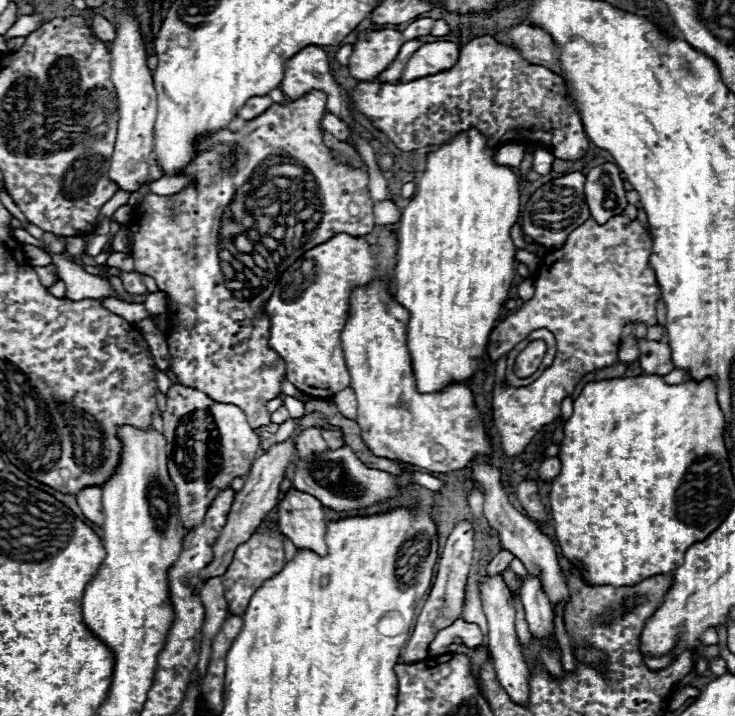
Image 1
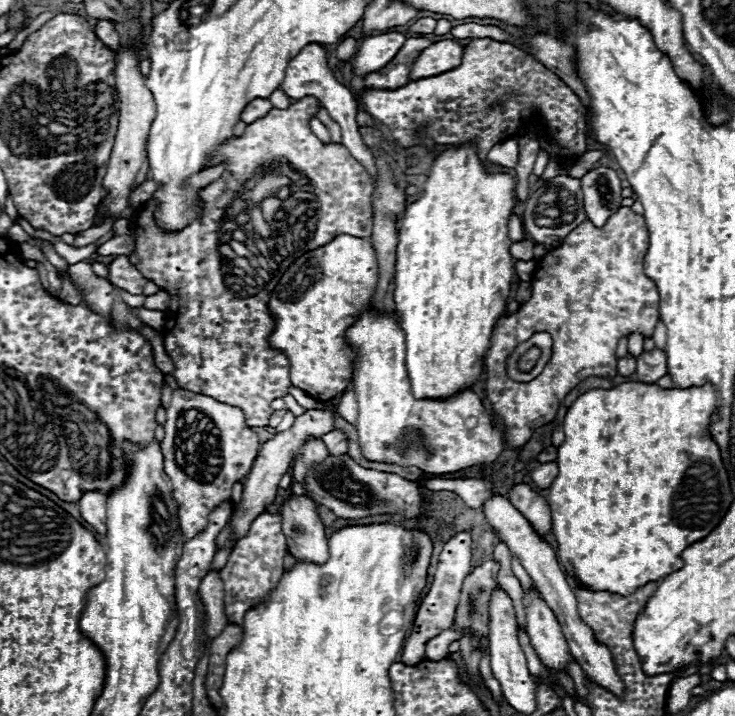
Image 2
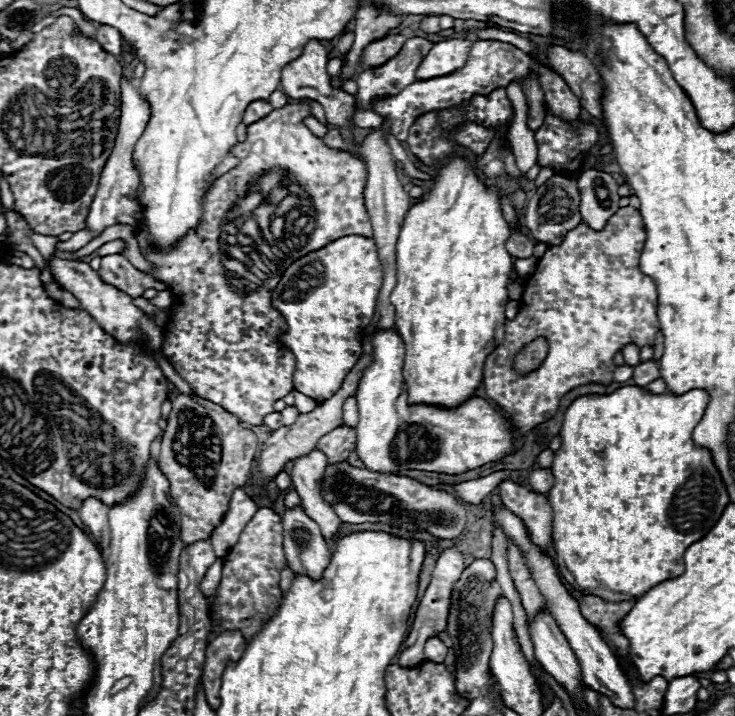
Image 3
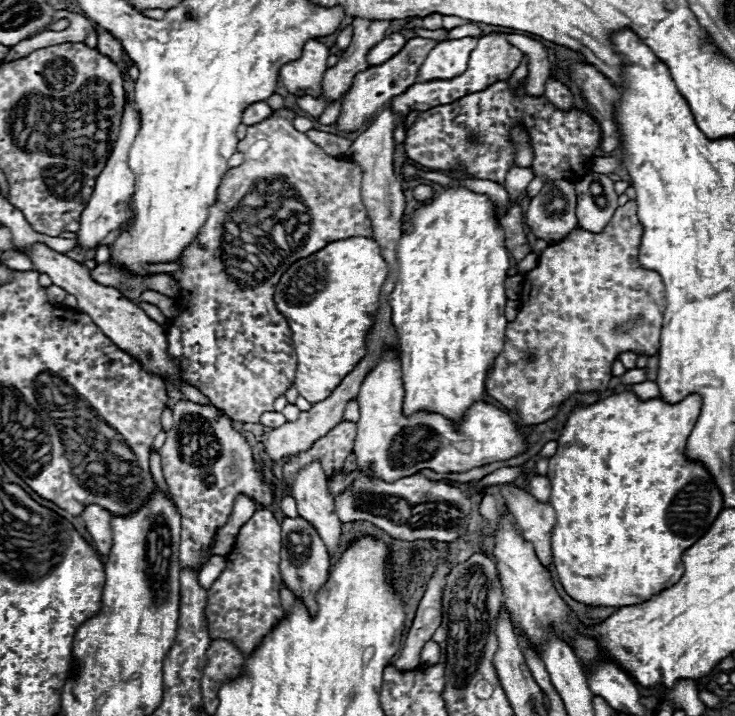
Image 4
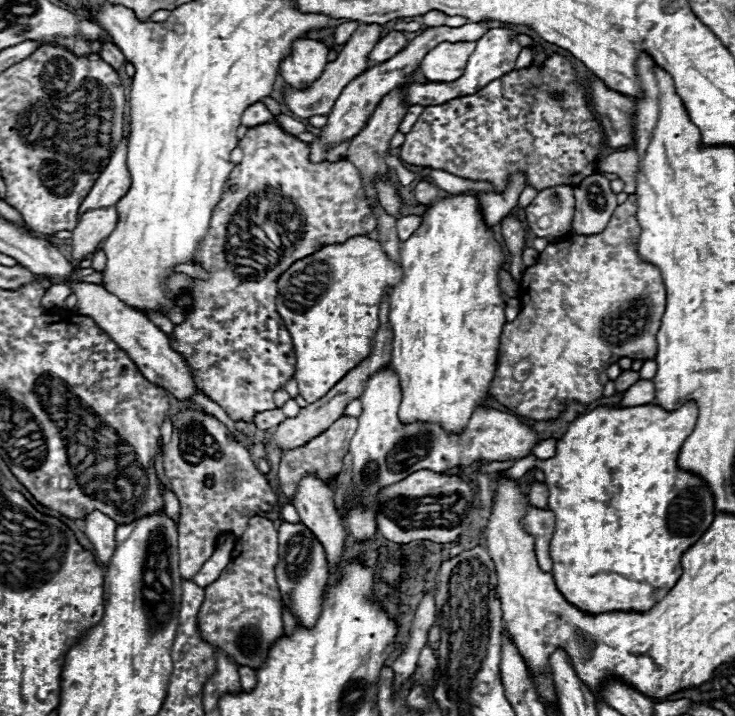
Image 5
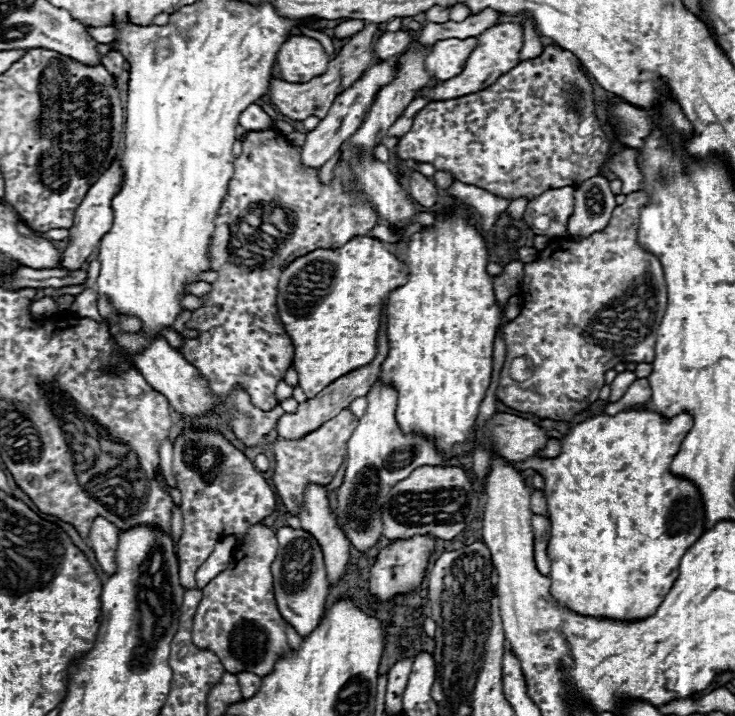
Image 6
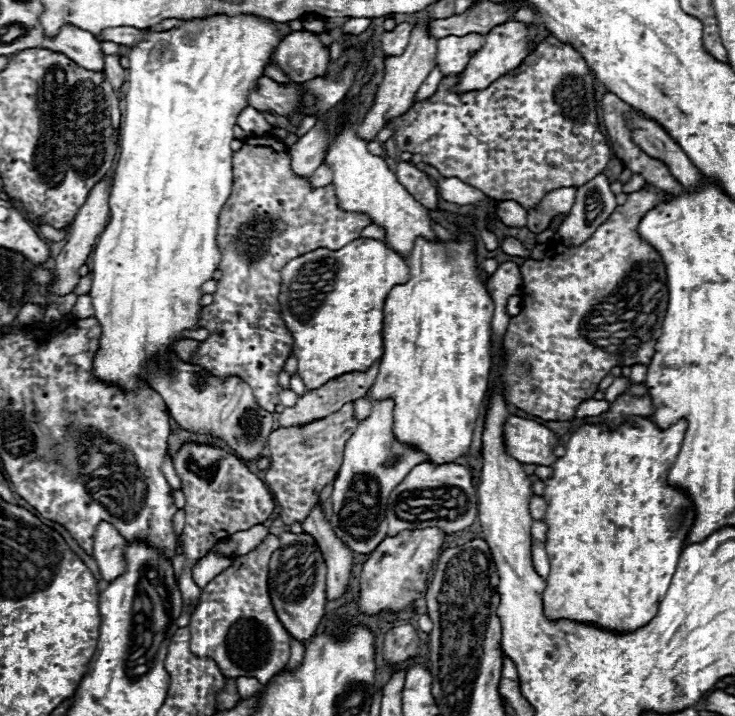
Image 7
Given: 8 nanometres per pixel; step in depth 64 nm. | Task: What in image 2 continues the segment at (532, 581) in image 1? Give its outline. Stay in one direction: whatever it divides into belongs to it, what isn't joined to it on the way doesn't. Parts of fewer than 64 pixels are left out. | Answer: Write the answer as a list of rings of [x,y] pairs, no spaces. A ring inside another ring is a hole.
[[[532,586],[532,590],[524,594],[524,612],[526,612],[526,632],[540,660],[548,668],[564,670],[564,664],[570,660],[568,644],[562,636],[554,612],[542,600],[536,586]]]

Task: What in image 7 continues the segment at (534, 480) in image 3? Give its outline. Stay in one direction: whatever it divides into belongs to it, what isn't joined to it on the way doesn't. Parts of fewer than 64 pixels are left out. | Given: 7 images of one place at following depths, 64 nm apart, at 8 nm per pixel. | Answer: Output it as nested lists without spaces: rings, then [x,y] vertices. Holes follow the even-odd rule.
[[[532,496],[530,500],[530,516],[534,520],[544,520],[544,514],[546,514],[546,500],[542,496]]]

